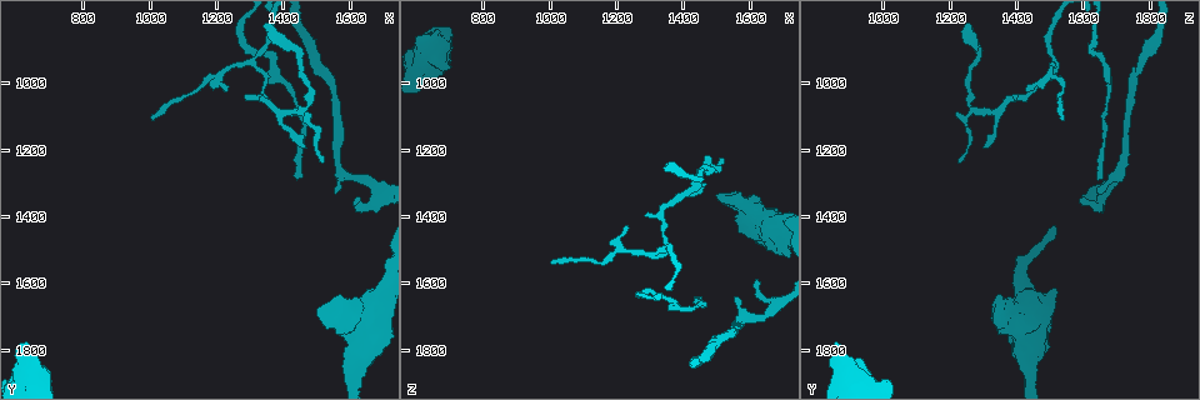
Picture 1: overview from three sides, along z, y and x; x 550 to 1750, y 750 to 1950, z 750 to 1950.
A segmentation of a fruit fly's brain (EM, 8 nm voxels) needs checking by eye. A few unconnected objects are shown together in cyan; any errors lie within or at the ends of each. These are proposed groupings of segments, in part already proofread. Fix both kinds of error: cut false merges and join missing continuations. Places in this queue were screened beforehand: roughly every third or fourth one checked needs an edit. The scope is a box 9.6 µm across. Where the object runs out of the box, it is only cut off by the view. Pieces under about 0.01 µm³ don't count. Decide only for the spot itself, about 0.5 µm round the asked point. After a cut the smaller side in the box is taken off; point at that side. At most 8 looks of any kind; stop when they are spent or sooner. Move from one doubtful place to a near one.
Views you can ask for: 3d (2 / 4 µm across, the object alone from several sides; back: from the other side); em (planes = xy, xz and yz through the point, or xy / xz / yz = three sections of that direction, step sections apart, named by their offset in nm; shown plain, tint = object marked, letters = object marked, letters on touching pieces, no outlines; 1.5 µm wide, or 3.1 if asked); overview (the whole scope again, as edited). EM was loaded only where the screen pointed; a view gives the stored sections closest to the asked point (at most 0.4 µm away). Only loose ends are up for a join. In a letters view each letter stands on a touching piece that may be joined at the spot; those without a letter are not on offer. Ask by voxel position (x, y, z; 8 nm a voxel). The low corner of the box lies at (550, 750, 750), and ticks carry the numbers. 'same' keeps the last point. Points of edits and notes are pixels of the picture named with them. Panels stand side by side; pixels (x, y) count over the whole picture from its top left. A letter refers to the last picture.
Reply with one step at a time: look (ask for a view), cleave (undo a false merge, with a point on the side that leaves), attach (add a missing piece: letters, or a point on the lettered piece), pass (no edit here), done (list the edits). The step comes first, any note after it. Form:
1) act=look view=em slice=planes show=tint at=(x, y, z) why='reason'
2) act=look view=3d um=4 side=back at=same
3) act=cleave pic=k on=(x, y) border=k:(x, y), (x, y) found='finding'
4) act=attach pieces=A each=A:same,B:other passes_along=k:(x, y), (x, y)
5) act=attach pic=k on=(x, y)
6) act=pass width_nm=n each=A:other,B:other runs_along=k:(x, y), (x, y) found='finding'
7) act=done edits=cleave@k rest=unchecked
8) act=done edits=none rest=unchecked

act=look view=em slice=yz step=8 show=letters at=(1000, 1110, 1540) why='free end'

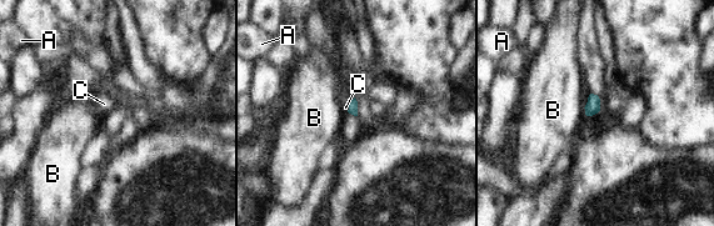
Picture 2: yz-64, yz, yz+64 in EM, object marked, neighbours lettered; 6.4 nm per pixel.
act=look view=em slice=planes show=letters at=same why='another direction'

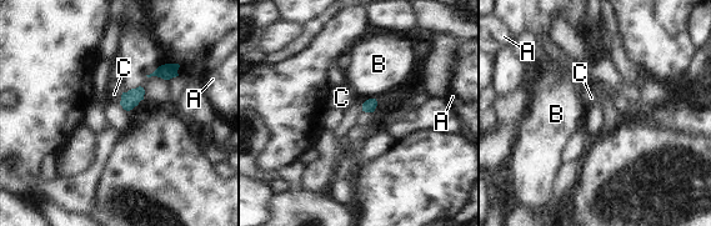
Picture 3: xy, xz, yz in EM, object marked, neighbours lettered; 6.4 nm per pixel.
act=attach pieces=C width_nm=80 longest_contact=C:80nm each=A:other,B:other,C:same found='the neuron continues'

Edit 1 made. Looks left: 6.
act=look view=overview

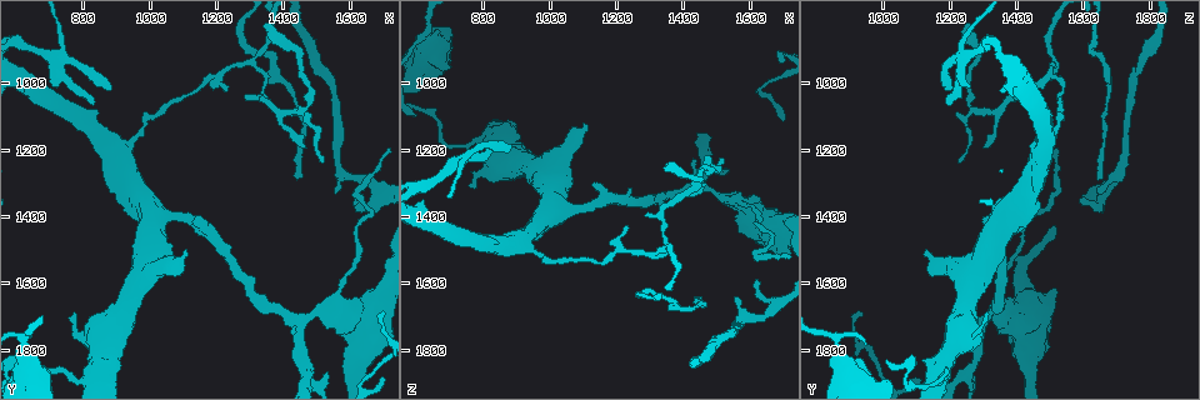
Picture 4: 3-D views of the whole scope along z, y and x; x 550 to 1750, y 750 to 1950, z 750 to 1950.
act=look view=3d um=4 at=(1450, 1290, 1650) why='thin end'

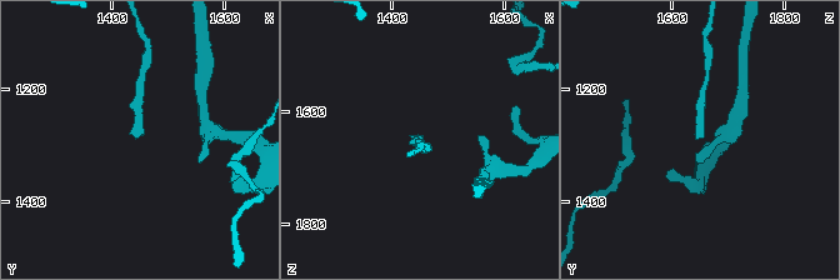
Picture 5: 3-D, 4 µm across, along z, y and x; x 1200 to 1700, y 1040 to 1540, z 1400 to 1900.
act=look view=em slice=xz step=4 show=letters at=(1440, 1290, 1640) why='need the tissue'

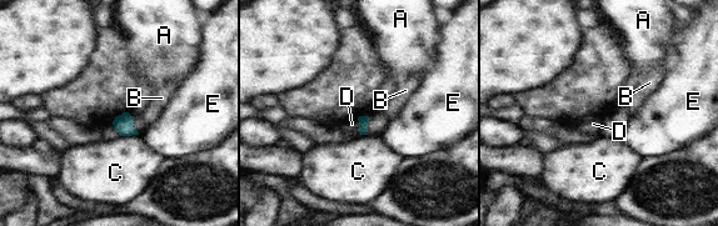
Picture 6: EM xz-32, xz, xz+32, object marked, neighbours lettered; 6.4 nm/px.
act=look view=em slice=planes show=letters at=same why='another direction'

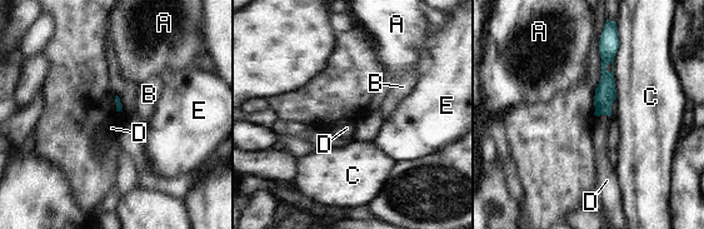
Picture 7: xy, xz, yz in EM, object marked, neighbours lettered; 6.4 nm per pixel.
act=pass each=A:other,B:other,C:other,D:other,E:other runs_along=7:(607, 46), (607, 88), (598, 111) found='none of them fits'

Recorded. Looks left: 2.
act=done edits=attach@3 rest=unchecked

